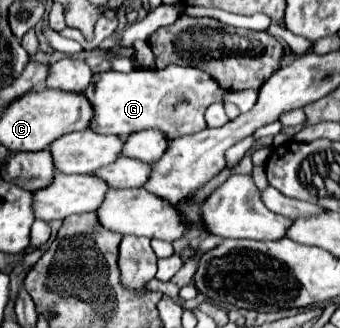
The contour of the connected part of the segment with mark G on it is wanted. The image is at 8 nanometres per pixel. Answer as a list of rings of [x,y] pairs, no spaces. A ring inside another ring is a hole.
[[[167,66],[165,70],[133,70],[127,74],[121,72],[101,72],[95,74],[87,90],[83,92],[91,106],[95,108],[95,116],[91,118],[89,128],[99,134],[115,134],[115,136],[129,136],[131,132],[139,130],[159,130],[167,140],[195,134],[203,130],[205,124],[205,110],[213,102],[221,102],[225,90],[211,80],[199,68],[191,66]]]

